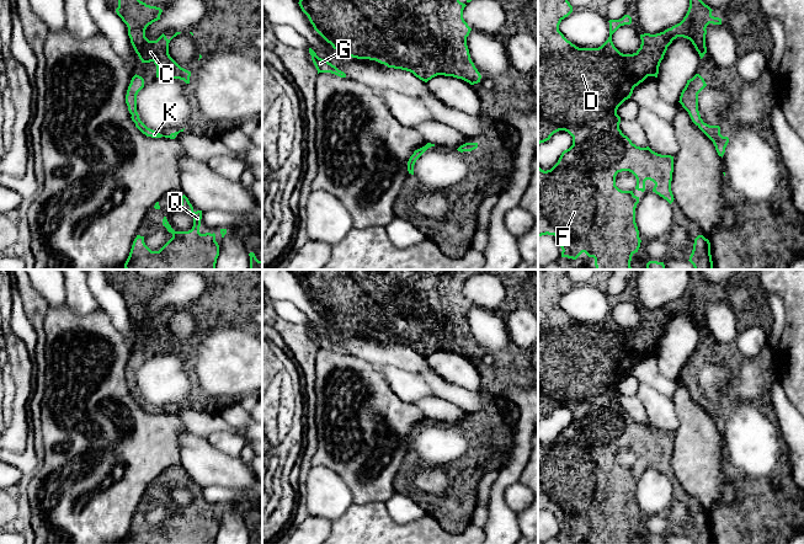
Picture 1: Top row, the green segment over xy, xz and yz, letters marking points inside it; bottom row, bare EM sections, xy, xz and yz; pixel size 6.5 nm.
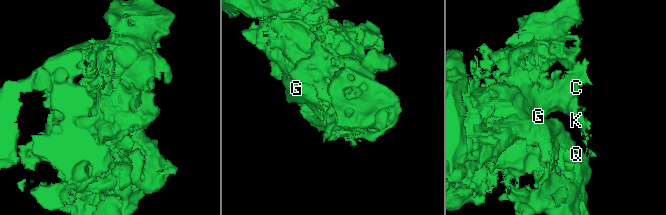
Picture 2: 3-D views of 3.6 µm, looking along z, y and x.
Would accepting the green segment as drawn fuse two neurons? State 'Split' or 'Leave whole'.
Leave whole

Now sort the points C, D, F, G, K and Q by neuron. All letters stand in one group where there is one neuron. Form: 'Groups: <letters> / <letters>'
Groups: C D F G K Q

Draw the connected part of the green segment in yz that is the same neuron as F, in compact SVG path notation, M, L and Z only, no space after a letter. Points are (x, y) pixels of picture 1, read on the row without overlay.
M538 270L538 421L550 412L565 406L573 412L573 421L564 426L558 438L550 446L538 442L538 513L554 511L561 523L561 533L576 535L582 528L595 534L596 544L632 544L632 532L640 523L639 506L635 498L635 484L639 479L633 466L622 466L616 462L618 448L629 447L637 454L635 465L644 468L645 457L655 459L653 468L673 478L671 457L673 448L673 432L661 431L649 422L640 423L619 405L621 393L618 383L630 374L633 366L648 352L657 353L659 342L667 322L677 313L692 318L701 335L707 329L706 310L709 299L722 300L722 294L712 290L712 284L706 281L699 270L689 270L689 283L683 295L664 308L640 310L640 324L633 330L621 329L612 318L612 310L624 300L632 299L632 293L624 290L619 295L609 295L609 313L598 324L579 324L568 316L559 306L560 298L573 288L566 270Z

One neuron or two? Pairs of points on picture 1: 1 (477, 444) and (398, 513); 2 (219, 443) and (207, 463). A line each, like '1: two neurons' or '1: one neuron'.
1: two neurons
2: two neurons

